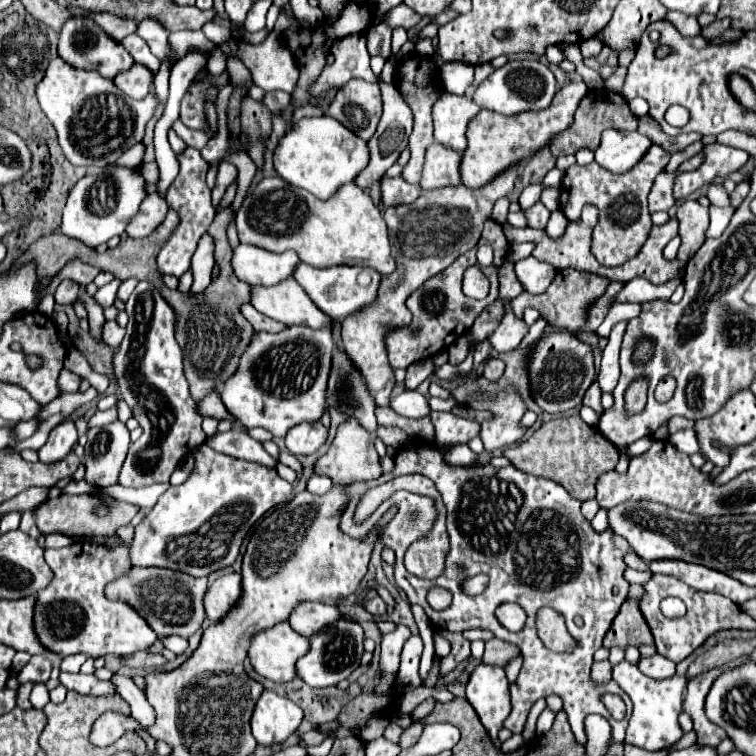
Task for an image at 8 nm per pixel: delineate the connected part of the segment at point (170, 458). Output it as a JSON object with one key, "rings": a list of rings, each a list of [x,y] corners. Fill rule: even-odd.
{"rings":[[[144,282],[144,290],[136,288],[132,298],[126,302],[126,312],[130,316],[128,320],[128,332],[120,344],[118,354],[114,356],[114,374],[116,380],[120,382],[120,392],[126,404],[132,408],[134,418],[142,426],[144,434],[130,444],[128,456],[124,460],[124,466],[120,470],[120,484],[122,486],[132,486],[132,488],[142,488],[150,486],[156,482],[168,482],[170,474],[174,472],[176,464],[182,460],[188,450],[192,452],[198,448],[204,440],[206,434],[202,430],[202,416],[198,412],[198,404],[192,400],[188,392],[188,382],[184,378],[182,370],[182,352],[180,346],[174,338],[174,324],[176,324],[176,312],[174,308],[162,298],[162,294],[156,290],[152,282]]]}

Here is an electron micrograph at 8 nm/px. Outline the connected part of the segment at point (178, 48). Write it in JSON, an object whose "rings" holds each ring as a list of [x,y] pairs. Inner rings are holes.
{"rings":[[[180,30],[176,34],[170,34],[170,48],[174,54],[174,58],[182,58],[186,56],[190,50],[214,50],[218,45],[212,44],[204,34],[202,30]]]}

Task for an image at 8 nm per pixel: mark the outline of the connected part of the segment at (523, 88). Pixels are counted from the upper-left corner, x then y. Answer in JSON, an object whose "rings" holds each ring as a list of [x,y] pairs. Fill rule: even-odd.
{"rings":[[[508,60],[502,68],[494,70],[484,82],[480,82],[472,98],[480,108],[504,116],[516,116],[522,112],[536,112],[548,108],[552,104],[554,94],[556,94],[556,78],[548,66],[544,66],[538,60]]]}

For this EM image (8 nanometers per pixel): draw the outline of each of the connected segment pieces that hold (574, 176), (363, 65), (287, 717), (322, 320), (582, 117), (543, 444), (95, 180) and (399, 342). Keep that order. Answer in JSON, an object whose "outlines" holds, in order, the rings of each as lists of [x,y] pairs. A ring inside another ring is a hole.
{"outlines":[[[[652,144],[648,156],[644,156],[644,162],[640,162],[640,166],[636,166],[636,170],[628,174],[610,174],[608,170],[600,168],[596,162],[588,166],[574,164],[566,170],[562,182],[562,196],[560,196],[560,208],[564,216],[570,222],[576,222],[580,220],[584,204],[596,204],[600,208],[600,220],[592,230],[592,254],[600,264],[620,266],[632,260],[644,246],[652,228],[646,196],[652,188],[654,178],[666,168],[668,160],[670,154],[660,146]]],[[[352,34],[346,38],[338,38],[338,42],[332,44],[334,64],[326,66],[316,84],[312,86],[314,96],[320,92],[338,86],[342,88],[352,78],[362,78],[366,82],[378,82],[376,74],[370,68],[370,54],[366,50],[366,38],[364,34]]],[[[264,692],[256,702],[252,714],[252,734],[258,744],[272,746],[282,744],[292,736],[302,722],[302,708],[292,700],[274,692]]],[[[288,278],[288,282],[280,282],[280,286],[252,288],[252,306],[264,316],[286,326],[308,326],[314,330],[334,328],[334,320],[328,318],[328,314],[324,314],[308,298],[308,294],[304,294],[294,278]]],[[[590,90],[578,104],[576,116],[574,116],[574,124],[570,126],[570,130],[566,130],[564,134],[560,134],[558,138],[554,138],[550,142],[550,152],[558,158],[558,156],[568,156],[568,154],[576,154],[582,148],[588,150],[596,150],[600,144],[600,136],[604,130],[608,128],[618,128],[618,130],[636,130],[638,128],[638,116],[632,114],[628,102],[610,90]]],[[[580,416],[556,418],[542,424],[528,440],[514,448],[508,448],[506,456],[512,464],[528,474],[548,476],[562,484],[572,498],[584,502],[596,496],[596,482],[602,474],[610,472],[618,464],[618,450],[592,426],[588,426]]],[[[108,166],[102,174],[88,174],[76,182],[68,196],[64,206],[62,232],[96,248],[98,244],[108,242],[112,236],[120,236],[126,230],[128,222],[140,212],[140,204],[146,196],[146,180],[138,166]]],[[[486,220],[484,224],[484,232],[482,238],[478,242],[478,246],[482,244],[490,244],[494,248],[494,266],[492,268],[482,268],[482,272],[486,274],[486,278],[490,280],[490,294],[484,300],[472,300],[462,292],[462,280],[464,280],[464,272],[470,266],[478,266],[476,262],[476,248],[466,252],[464,256],[460,256],[452,266],[448,266],[444,272],[436,274],[434,278],[430,278],[428,282],[422,284],[422,288],[418,288],[416,292],[412,292],[406,300],[408,310],[412,312],[412,324],[410,328],[400,326],[400,328],[390,328],[384,336],[384,344],[386,344],[386,352],[388,352],[388,360],[392,368],[408,368],[412,362],[430,358],[442,350],[446,350],[450,344],[454,344],[458,340],[458,336],[466,334],[470,330],[470,326],[474,324],[476,316],[490,306],[492,302],[498,300],[498,268],[502,266],[502,262],[506,260],[506,254],[510,250],[510,244],[502,232],[502,226],[494,220]],[[470,304],[472,312],[464,312],[462,306]],[[412,328],[420,328],[420,332],[416,336],[410,334]]]]}

